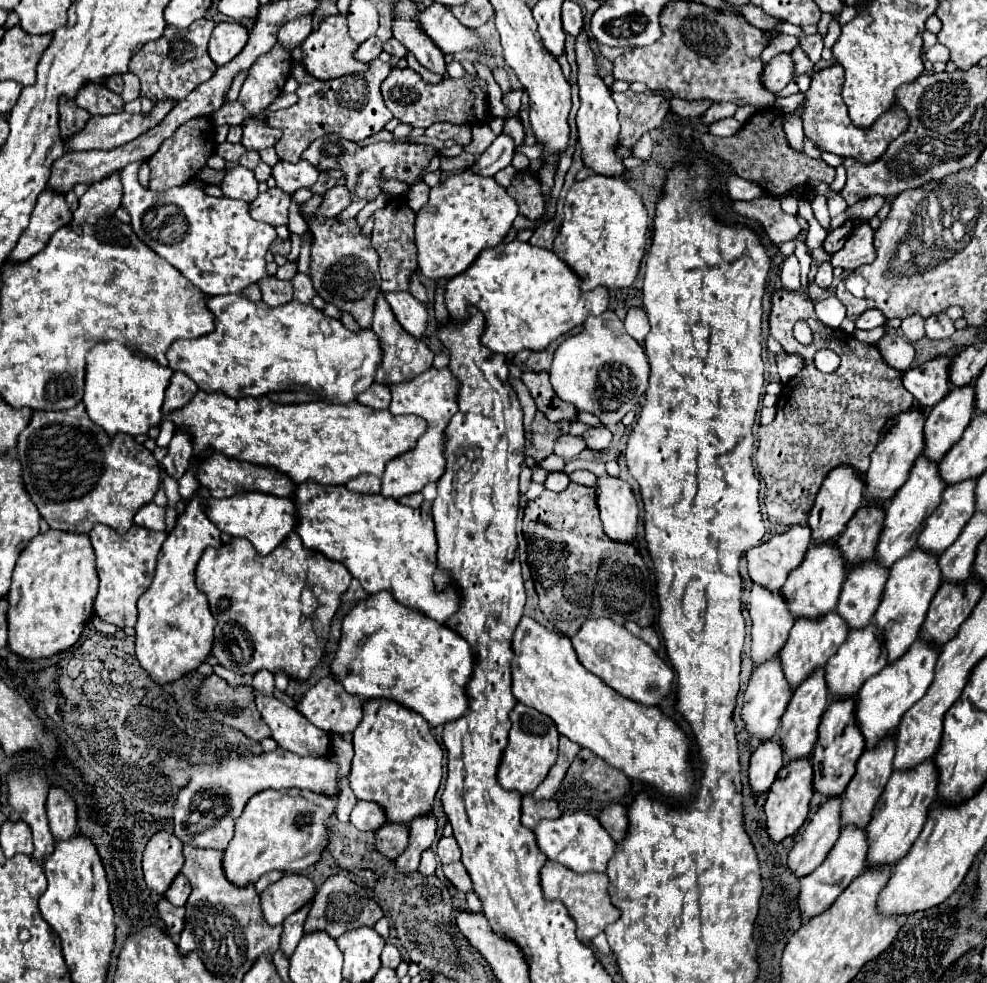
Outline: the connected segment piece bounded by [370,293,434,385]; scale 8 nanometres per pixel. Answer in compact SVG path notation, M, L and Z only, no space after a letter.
M378 293L376 307L374 307L374 319L372 319L370 329L378 335L378 341L380 341L380 347L382 347L382 363L378 365L378 373L374 377L376 383L382 383L382 385L402 383L402 381L408 381L408 379L412 379L412 377L416 377L422 371L432 367L434 353L422 343L422 339L416 339L402 329L402 325L394 317L390 305L386 303L384 293Z

